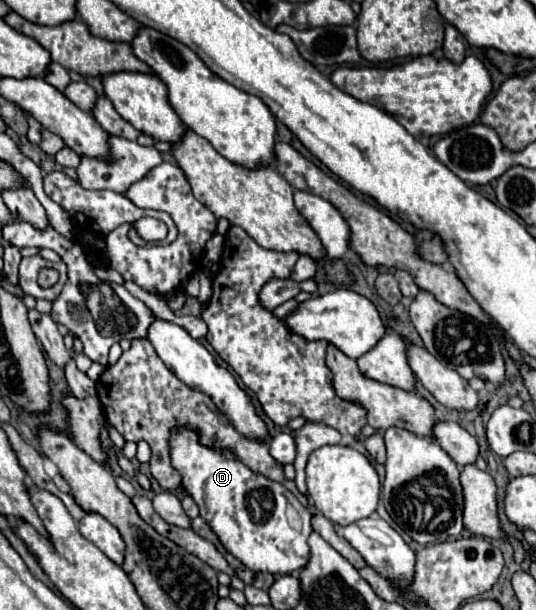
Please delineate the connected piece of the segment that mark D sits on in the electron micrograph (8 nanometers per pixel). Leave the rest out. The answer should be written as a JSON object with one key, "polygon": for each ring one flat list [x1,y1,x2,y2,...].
{"polygon":[[175,429,171,439,171,461,173,467,183,475,183,489,199,505,201,517,211,525,211,529,221,539,223,547,237,557,251,571,289,575,301,571,309,563,309,535,311,535,311,517,305,507,277,481,271,481,259,473,253,473,229,451,217,451,199,445,199,437,191,429]]}

